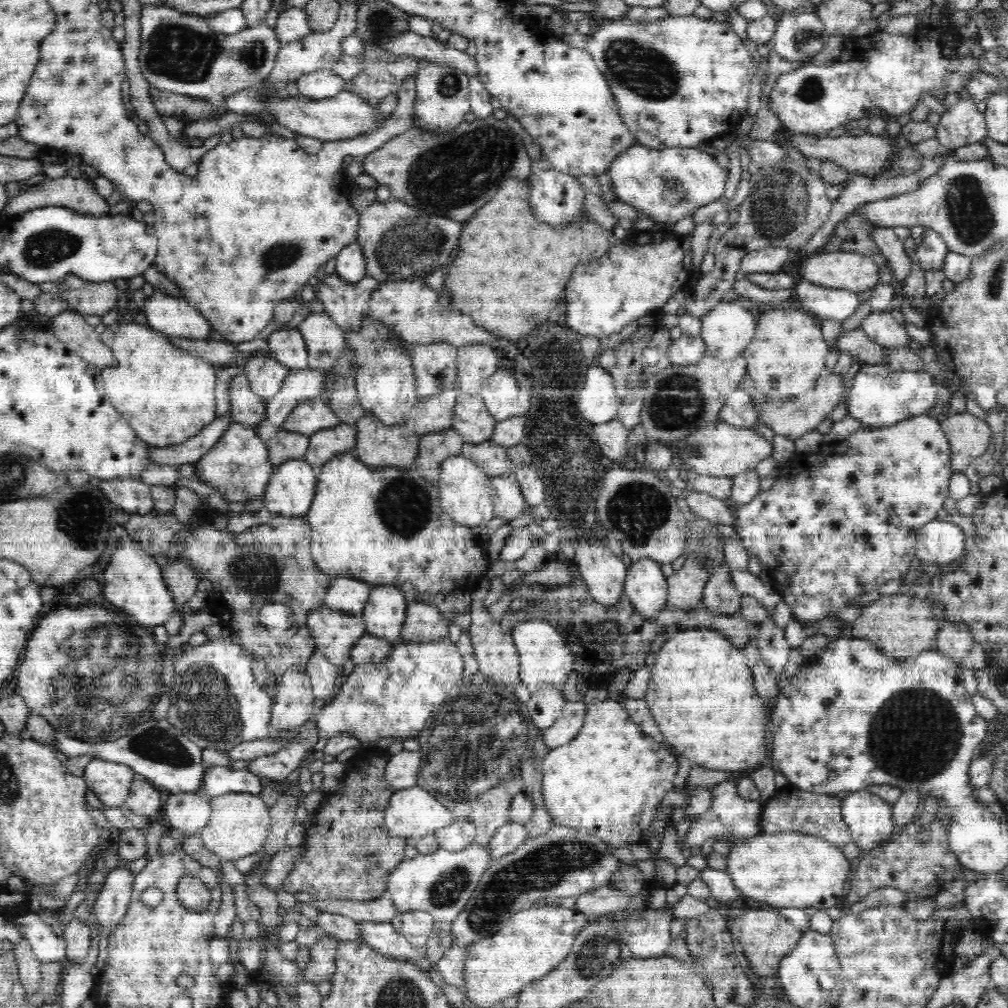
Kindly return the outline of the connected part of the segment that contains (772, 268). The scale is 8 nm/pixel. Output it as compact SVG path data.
M768 247L753 250L741 258L741 270L749 273L772 273L783 270L788 264L789 249Z

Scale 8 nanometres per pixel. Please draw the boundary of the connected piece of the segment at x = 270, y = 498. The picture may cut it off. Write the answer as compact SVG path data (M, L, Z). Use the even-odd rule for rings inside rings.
M303 459L277 465L266 488L264 507L274 515L304 517L316 495L317 475L317 468Z

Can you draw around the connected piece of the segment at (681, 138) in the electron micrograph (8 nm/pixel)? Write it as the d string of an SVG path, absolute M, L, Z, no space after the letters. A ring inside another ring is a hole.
M668 16L664 19L657 19L648 22L632 21L621 19L618 21L611 21L609 24L604 24L594 32L594 34L587 38L586 51L592 55L594 63L604 75L604 79L610 85L610 91L618 103L618 112L622 121L634 137L636 142L648 148L670 148L670 147L700 147L706 145L711 139L718 138L723 134L736 131L740 121L748 114L748 94L750 94L749 86L757 72L757 68L752 62L752 56L746 48L744 42L738 37L738 34L732 27L724 22L717 22L715 19L704 19L698 16Z

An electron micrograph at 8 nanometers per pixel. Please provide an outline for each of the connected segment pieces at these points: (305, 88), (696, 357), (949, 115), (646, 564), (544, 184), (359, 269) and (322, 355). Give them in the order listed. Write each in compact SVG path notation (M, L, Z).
M320 69L305 74L295 81L302 97L323 99L344 91L345 81L332 69Z
M682 334L670 345L667 345L665 352L671 365L692 365L707 356L707 347L700 335L686 336Z
M962 99L941 114L936 129L940 144L950 150L980 143L988 134L983 112L976 109L974 101Z
M642 559L632 561L631 565L627 568L625 576L623 594L628 597L628 602L632 603L636 613L640 617L655 617L663 610L667 604L667 578L660 569L661 563L652 559Z
M546 157L542 161L531 163L531 175L527 180L530 185L528 199L530 199L530 207L536 219L550 227L561 227L580 217L587 217L586 212L583 211L585 193L582 191L580 181L576 176L558 172Z
M360 240L344 246L336 256L335 274L343 282L360 282L366 275L366 261L362 254Z
M311 313L298 326L308 350L311 370L332 369L346 347L346 333L326 313Z

